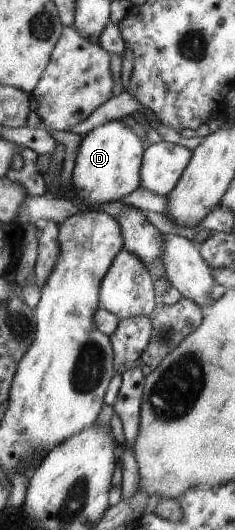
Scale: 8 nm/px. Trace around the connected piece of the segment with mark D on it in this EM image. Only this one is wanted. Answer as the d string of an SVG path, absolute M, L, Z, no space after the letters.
M112 120L96 127L84 135L79 143L71 185L79 200L92 205L119 201L132 194L141 183L141 165L144 159L144 145L132 129L121 120Z

